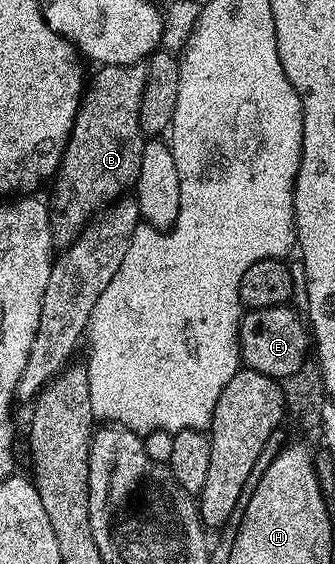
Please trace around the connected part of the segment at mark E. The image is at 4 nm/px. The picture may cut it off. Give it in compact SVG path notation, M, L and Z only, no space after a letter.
M274 305L271 308L248 310L239 323L240 362L248 369L284 381L301 369L309 353L309 331L300 315L292 306Z

